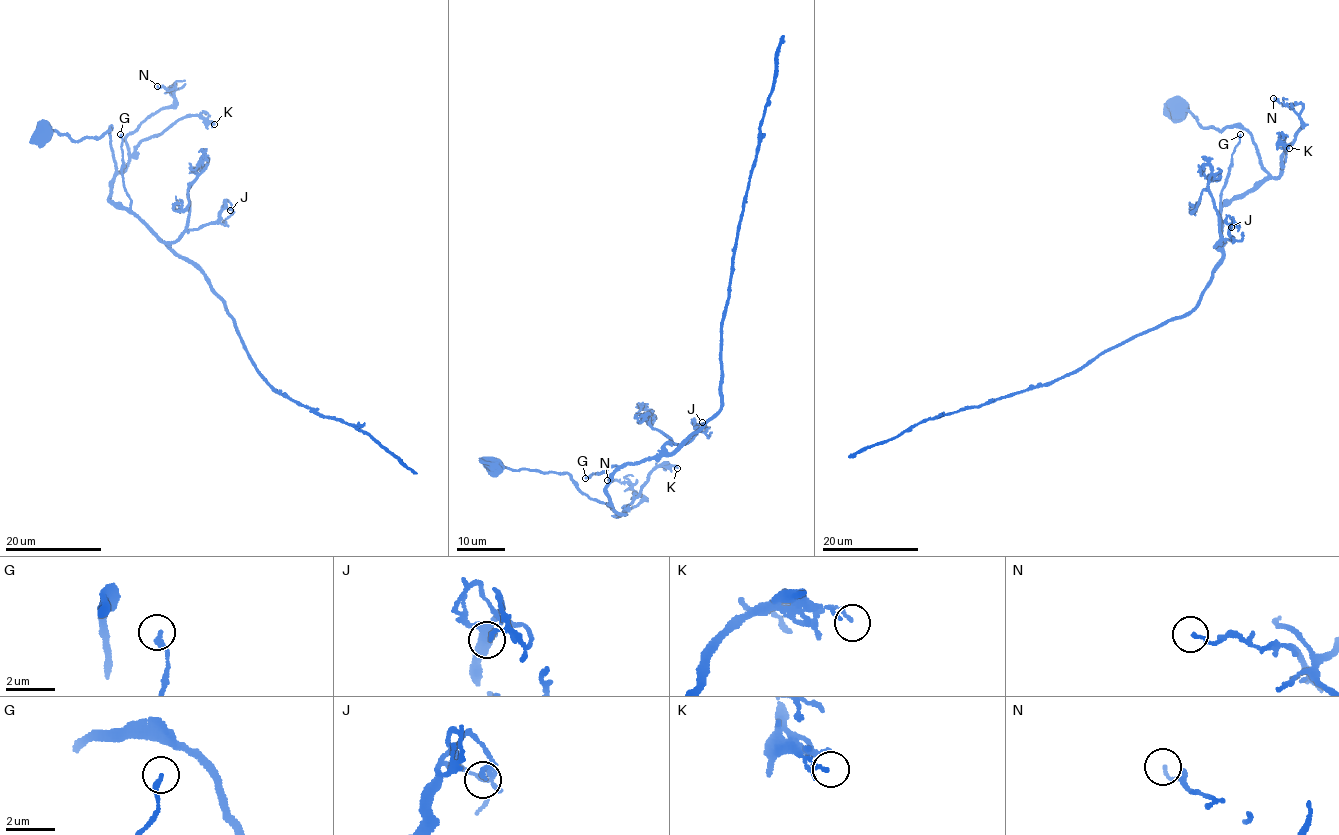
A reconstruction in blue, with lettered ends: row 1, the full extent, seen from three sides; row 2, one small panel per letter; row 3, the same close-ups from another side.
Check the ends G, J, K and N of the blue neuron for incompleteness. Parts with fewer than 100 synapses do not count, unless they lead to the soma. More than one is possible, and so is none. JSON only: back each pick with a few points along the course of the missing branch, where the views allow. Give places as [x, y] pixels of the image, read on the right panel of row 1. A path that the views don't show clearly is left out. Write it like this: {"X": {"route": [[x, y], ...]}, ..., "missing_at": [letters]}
{"missing_at": []}

